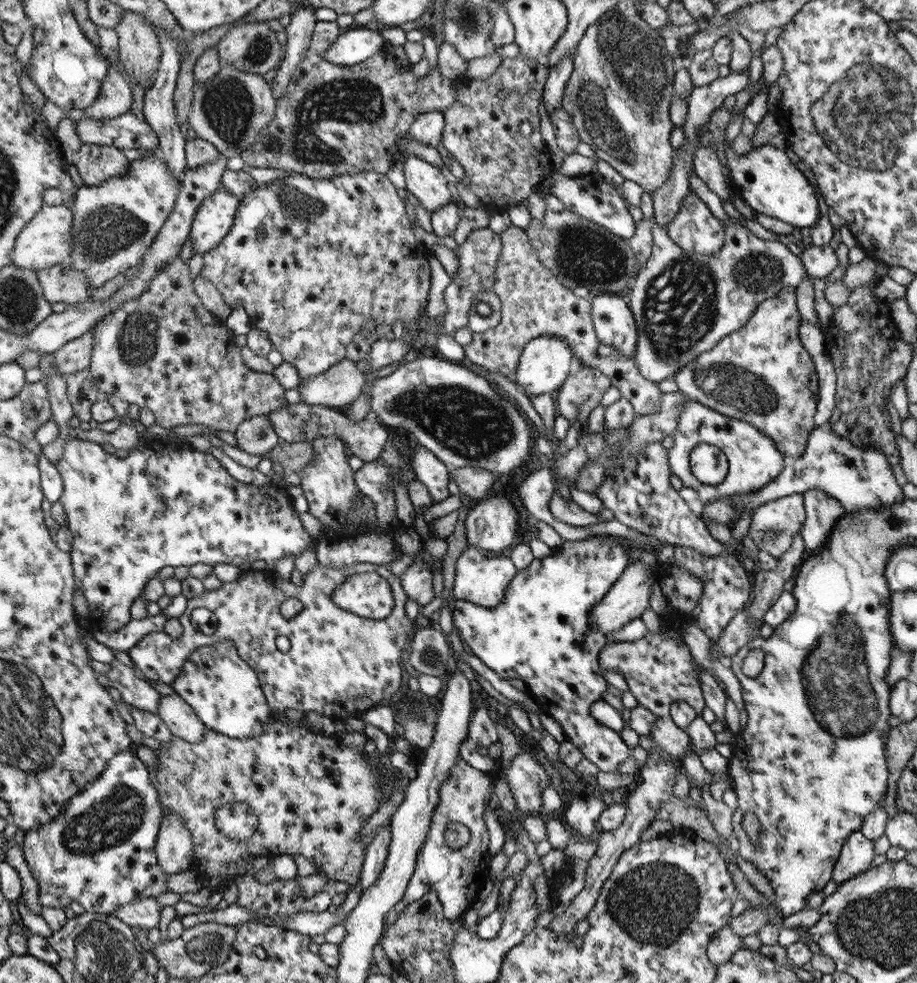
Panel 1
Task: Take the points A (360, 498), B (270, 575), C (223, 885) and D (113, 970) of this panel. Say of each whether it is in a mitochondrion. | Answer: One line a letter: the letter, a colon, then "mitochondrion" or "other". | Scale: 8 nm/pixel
A: other
B: other
C: other
D: mitochondrion

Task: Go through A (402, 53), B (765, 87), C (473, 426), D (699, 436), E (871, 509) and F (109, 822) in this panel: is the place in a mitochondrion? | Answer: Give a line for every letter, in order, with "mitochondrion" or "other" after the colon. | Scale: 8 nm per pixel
A: other
B: other
C: mitochondrion
D: other
E: other
F: mitochondrion

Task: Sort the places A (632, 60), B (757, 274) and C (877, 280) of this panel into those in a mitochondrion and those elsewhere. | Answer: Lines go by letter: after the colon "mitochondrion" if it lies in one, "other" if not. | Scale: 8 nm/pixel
A: mitochondrion
B: mitochondrion
C: other

